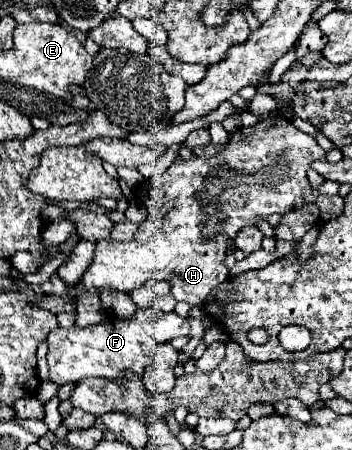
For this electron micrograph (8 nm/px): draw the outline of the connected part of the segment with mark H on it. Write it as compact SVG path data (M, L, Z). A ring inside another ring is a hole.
M276 116L260 120L252 128L238 128L230 134L226 148L210 159L193 156L183 161L178 157L161 176L144 182L138 196L148 216L134 238L130 242L98 240L94 260L78 288L68 288L68 294L62 296L48 292L36 306L52 314L76 312L80 292L132 292L156 280L170 282L170 292L178 302L200 306L210 290L228 278L230 270L224 264L228 240L256 218L286 214L294 208L296 198L310 196L312 186L306 172L314 160L324 156L326 152L312 136L300 132L288 118Z

